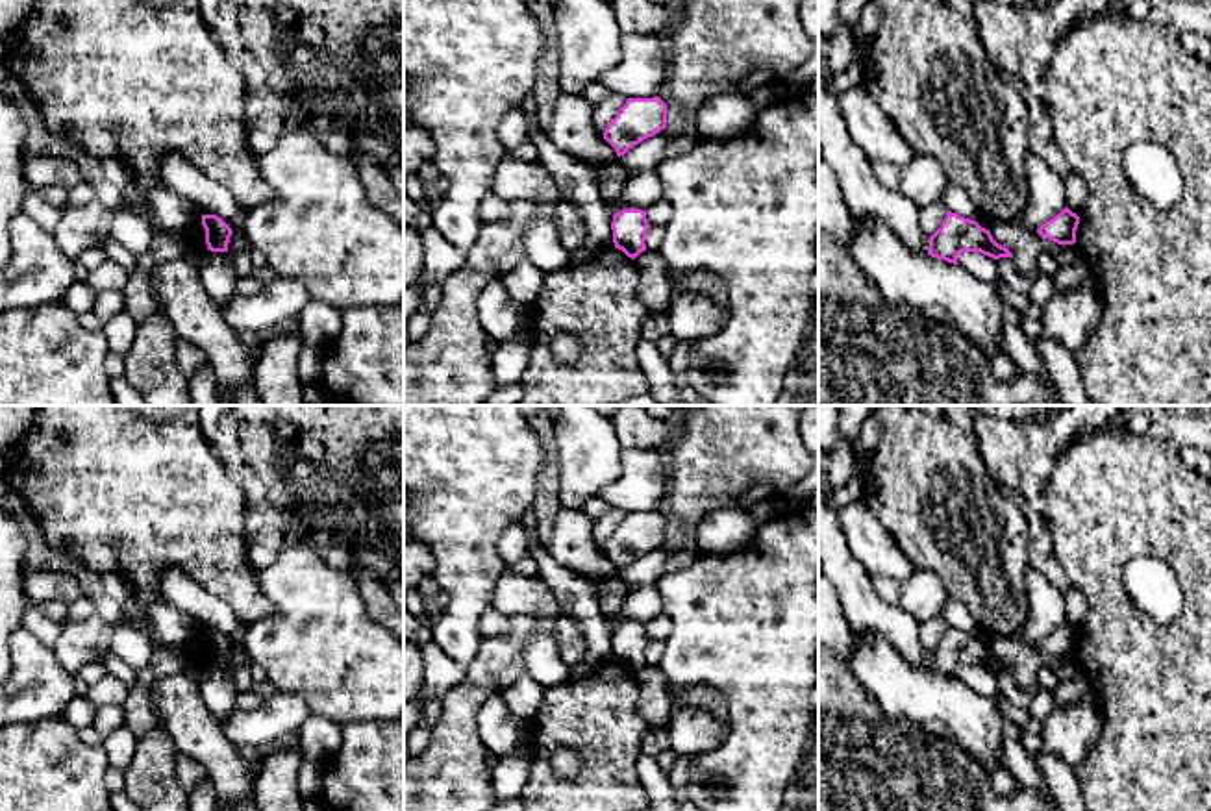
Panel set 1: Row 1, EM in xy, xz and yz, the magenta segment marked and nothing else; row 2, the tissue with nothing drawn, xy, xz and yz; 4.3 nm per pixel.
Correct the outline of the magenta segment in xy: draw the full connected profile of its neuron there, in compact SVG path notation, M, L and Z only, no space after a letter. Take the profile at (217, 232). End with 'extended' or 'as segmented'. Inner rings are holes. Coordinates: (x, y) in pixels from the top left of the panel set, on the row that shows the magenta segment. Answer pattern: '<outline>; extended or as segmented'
M202 215L202 226L206 230L207 250L228 252L231 228L217 215Z; as segmented

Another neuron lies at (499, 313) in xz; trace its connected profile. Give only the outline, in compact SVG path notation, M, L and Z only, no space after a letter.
M500 280L491 281L478 298L478 318L487 337L511 341L518 331L520 307Z

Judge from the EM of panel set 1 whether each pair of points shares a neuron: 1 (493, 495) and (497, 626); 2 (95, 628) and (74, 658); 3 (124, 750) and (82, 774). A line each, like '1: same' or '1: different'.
1: different
2: same
3: different

